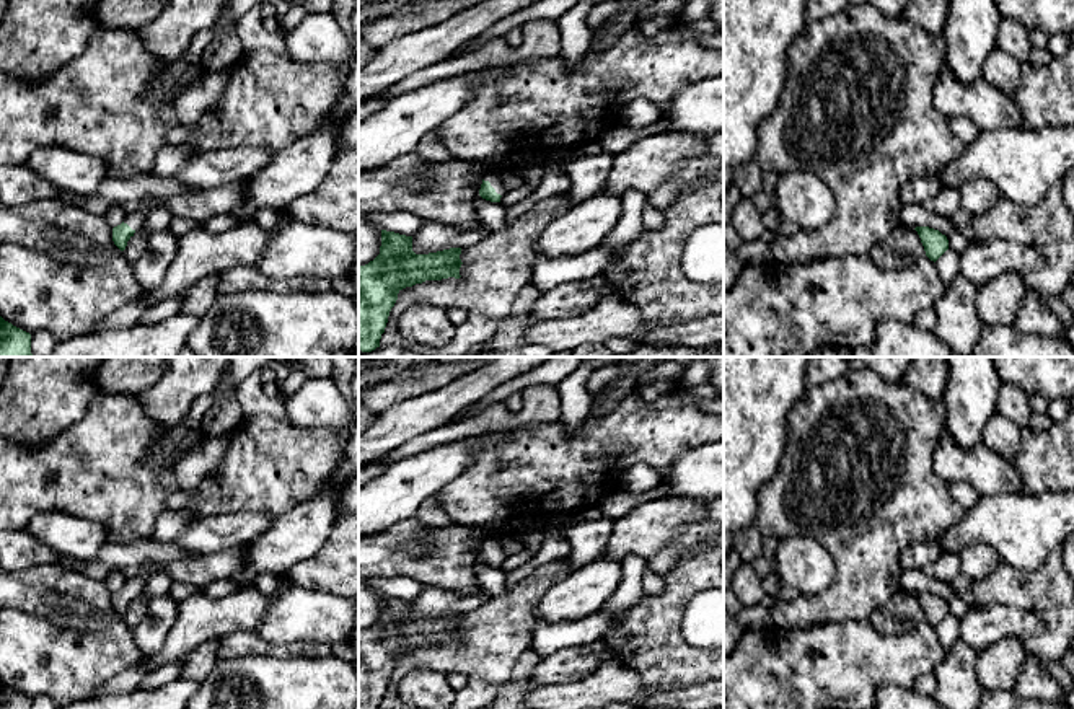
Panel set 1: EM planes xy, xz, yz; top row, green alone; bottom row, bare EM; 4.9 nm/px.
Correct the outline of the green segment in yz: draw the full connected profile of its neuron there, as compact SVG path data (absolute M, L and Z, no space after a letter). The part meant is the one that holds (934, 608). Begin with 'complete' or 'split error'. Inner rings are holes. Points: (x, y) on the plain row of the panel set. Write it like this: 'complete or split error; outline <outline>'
complete; outline M916 592L914 595L918 597L926 621L931 626L935 628L949 614L949 605L939 595L929 592Z

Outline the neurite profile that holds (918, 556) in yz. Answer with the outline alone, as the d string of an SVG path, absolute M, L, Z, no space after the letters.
M935 541L916 543L900 557L903 570L924 569L927 564L937 561L944 551L935 544Z

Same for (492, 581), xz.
M482 543L478 544L474 572L478 585L494 598L504 597L507 593L507 577L499 567L486 566L479 561Z

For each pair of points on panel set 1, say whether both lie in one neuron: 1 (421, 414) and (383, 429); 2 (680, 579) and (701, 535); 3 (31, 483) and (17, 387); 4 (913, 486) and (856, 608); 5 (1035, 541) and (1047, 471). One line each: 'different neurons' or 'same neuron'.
1: same neuron
2: different neurons
3: different neurons
4: same neuron
5: different neurons

